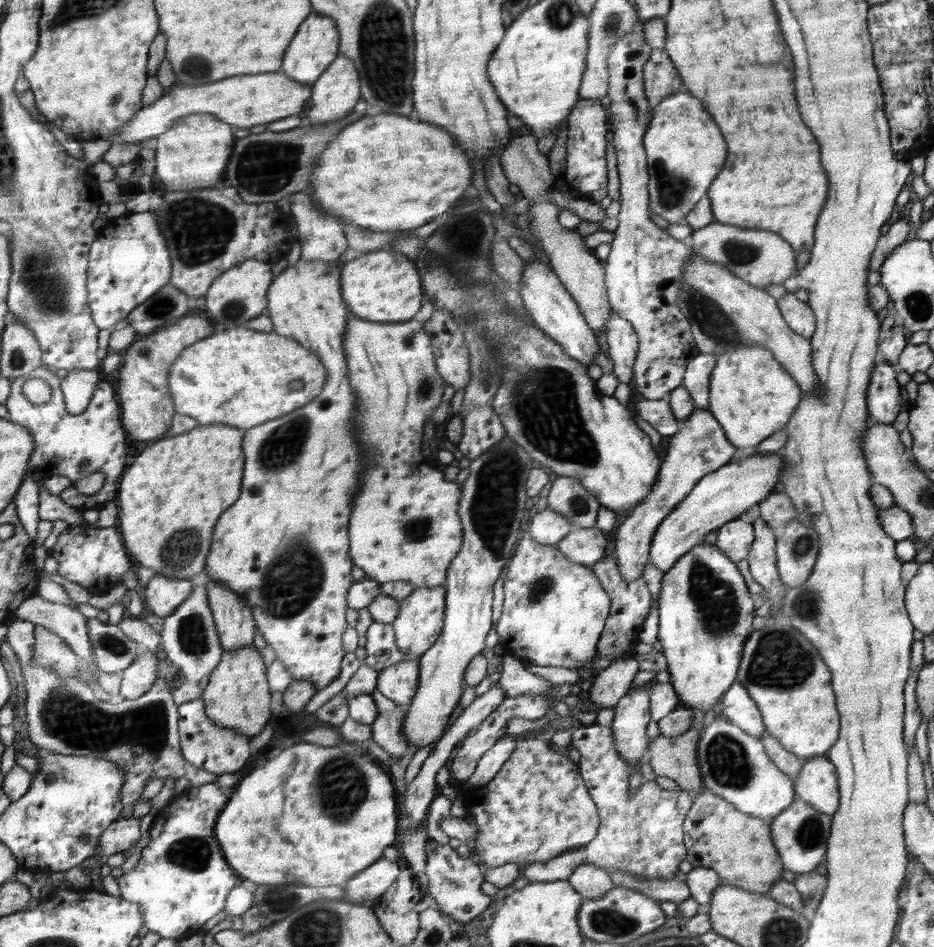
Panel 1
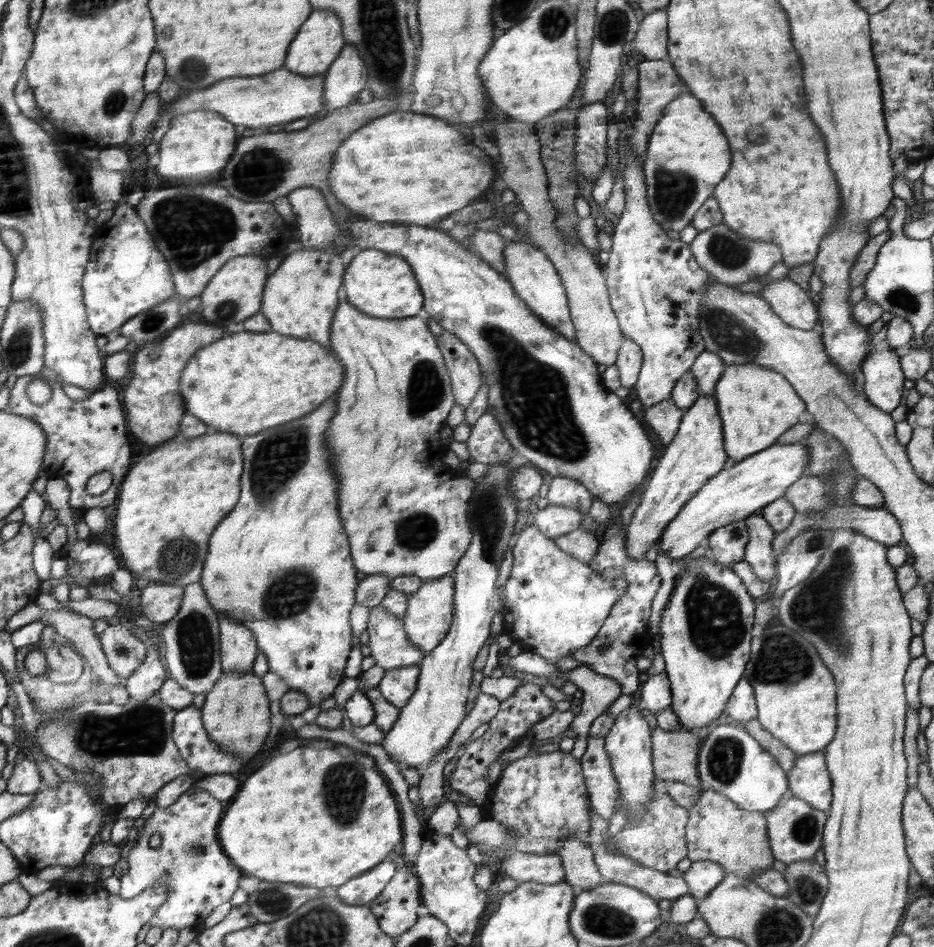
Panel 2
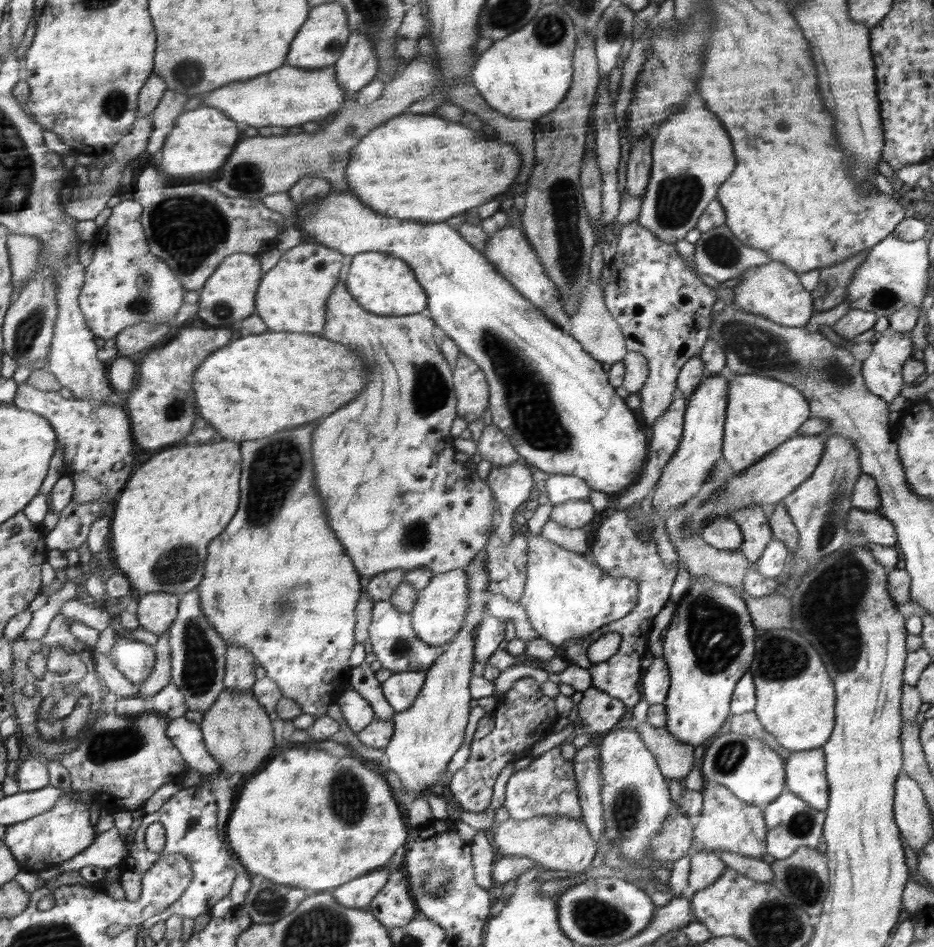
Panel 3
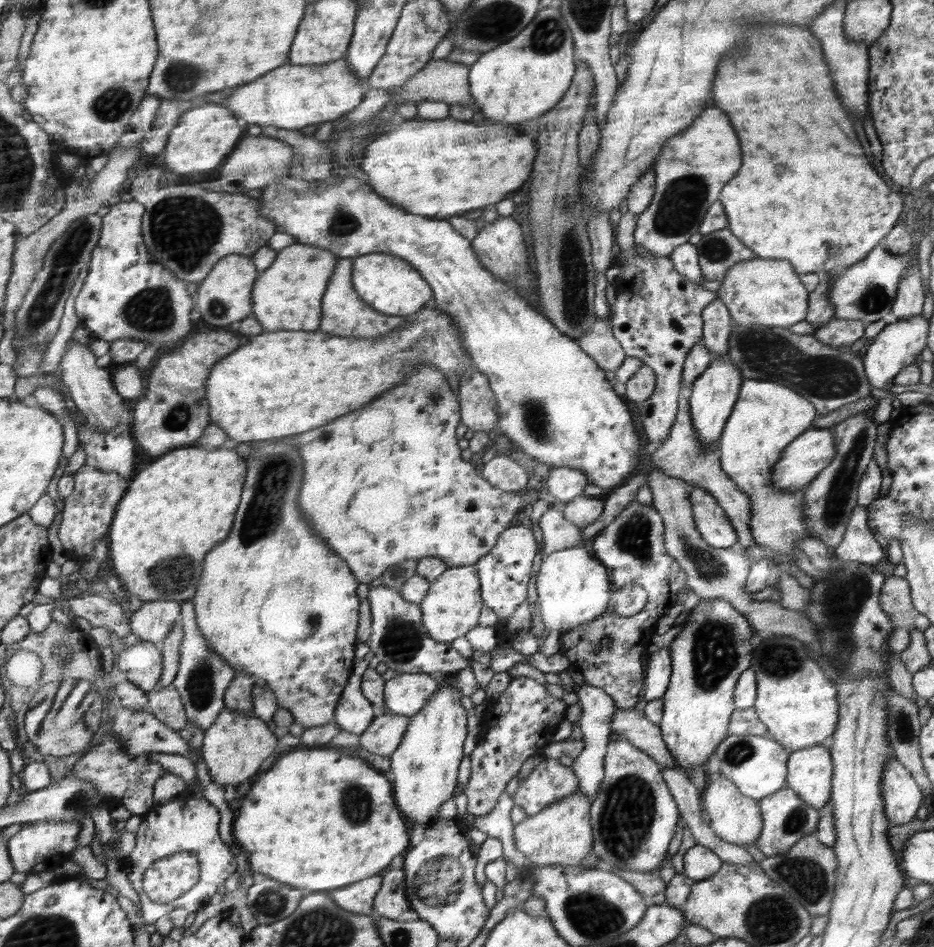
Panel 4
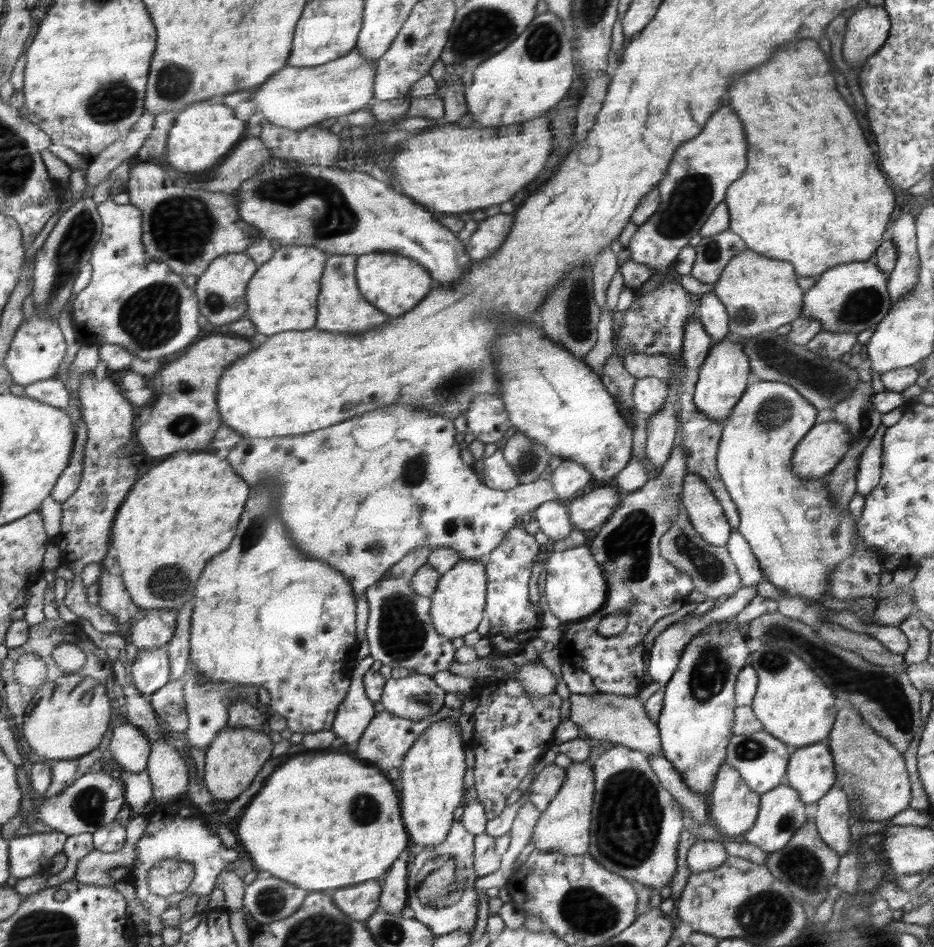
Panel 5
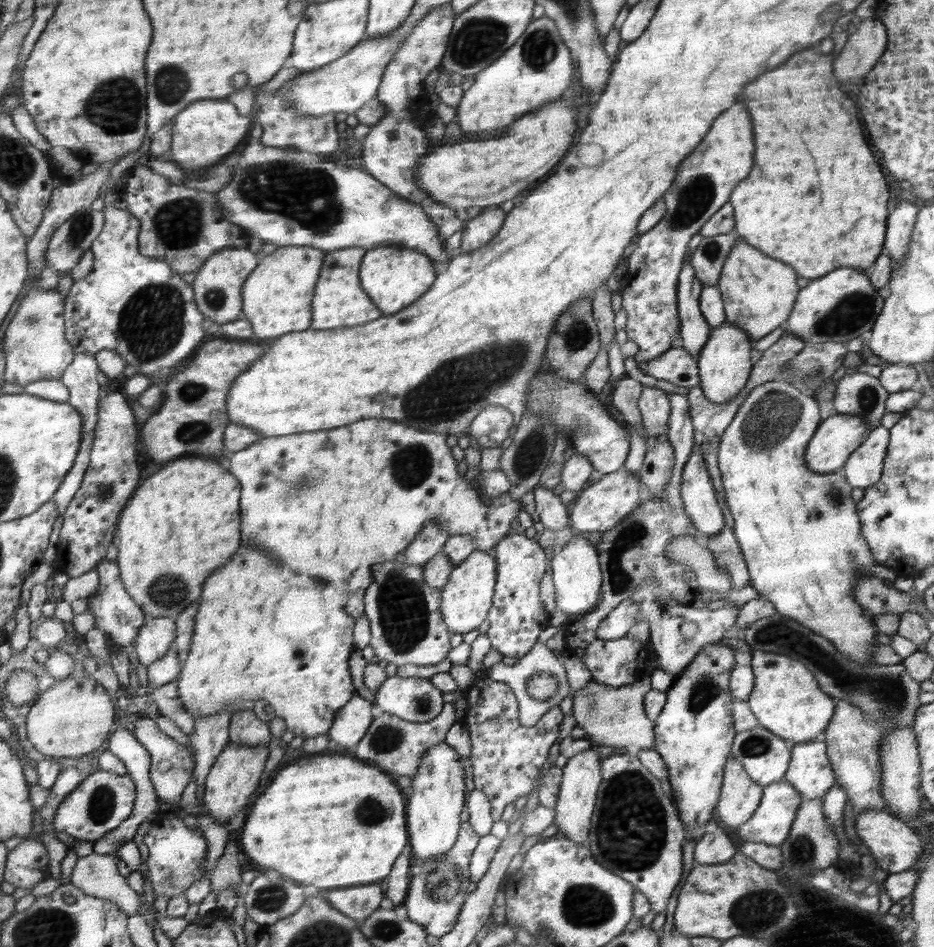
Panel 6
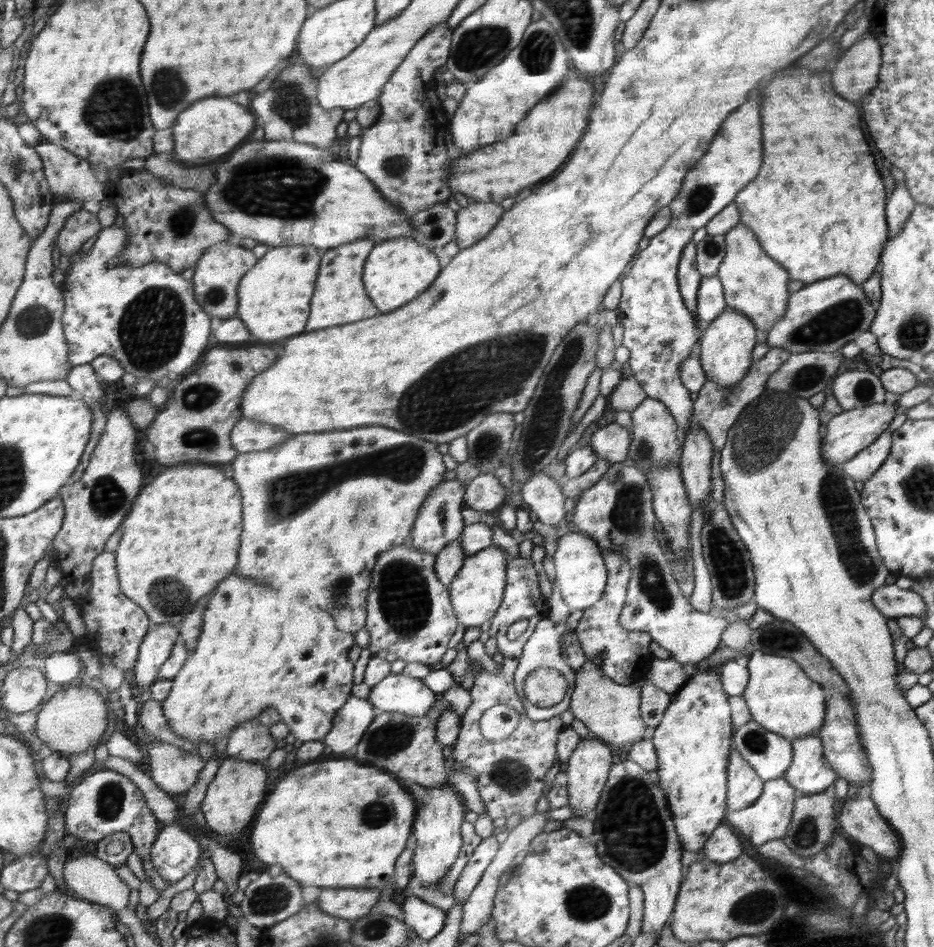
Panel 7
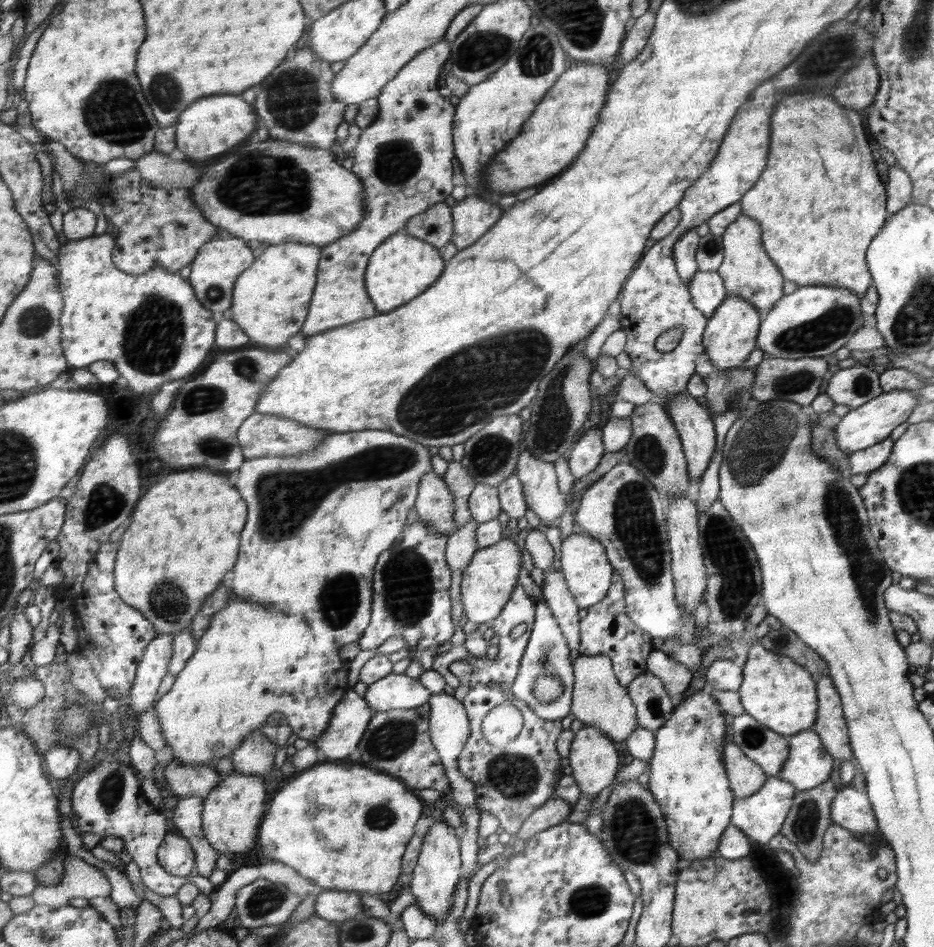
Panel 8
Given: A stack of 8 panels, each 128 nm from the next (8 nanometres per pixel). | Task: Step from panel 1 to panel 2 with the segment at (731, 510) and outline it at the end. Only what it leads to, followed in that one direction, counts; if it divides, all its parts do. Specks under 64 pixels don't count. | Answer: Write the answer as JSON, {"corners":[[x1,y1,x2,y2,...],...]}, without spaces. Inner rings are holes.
{"corners":[[800,442,796,444,778,444,769,446,749,457,736,461,731,468,722,470,714,478,706,481,704,487,682,506,681,513,666,526,661,535,662,555,667,555,678,562,698,548,704,539,724,526,743,521,770,502,785,497,785,491,794,485,800,477,805,476,806,465,810,464,810,454]]}

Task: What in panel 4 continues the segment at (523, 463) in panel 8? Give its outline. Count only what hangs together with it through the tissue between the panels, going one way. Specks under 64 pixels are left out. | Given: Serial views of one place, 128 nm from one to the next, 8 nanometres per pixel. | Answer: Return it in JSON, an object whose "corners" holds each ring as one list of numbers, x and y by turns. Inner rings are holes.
{"corners":[[550,507,540,518,539,528,544,533,544,555,584,543,579,527,566,520,560,510]]}

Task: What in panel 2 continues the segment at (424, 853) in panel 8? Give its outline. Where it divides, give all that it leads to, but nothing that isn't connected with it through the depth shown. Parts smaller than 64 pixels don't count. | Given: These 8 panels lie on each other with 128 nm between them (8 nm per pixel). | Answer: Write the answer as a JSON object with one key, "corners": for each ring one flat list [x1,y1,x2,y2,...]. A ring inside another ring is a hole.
{"corners":[[511,461,488,465,484,477,478,480,478,490,474,490,474,502,470,502,470,530,474,530,474,542,470,541,470,550,454,570,454,618,449,633,441,644,432,649,418,664,421,674,418,677,417,690,410,697,409,704,400,708,398,720,392,730,385,734,382,741,387,754,396,763,409,765,417,770,434,760,440,749,450,744,454,731,466,718,468,688,472,678,472,664,482,646,490,636,490,624,495,616,490,598,494,598,494,582,498,576,498,566,504,560,506,548,512,538,512,530,518,516,518,500,514,498,510,480,518,470]]}

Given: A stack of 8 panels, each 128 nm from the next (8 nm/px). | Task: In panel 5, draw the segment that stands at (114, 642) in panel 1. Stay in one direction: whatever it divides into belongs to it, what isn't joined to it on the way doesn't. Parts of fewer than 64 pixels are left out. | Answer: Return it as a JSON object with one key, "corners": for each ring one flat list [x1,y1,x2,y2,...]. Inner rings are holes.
{"corners":[[169,645,139,650,137,660,127,664,129,678,143,693,151,697,171,681,171,660]]}

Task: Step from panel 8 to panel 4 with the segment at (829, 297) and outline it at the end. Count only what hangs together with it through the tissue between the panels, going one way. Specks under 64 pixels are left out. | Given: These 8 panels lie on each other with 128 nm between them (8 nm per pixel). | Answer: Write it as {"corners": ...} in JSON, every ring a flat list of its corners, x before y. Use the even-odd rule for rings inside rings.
{"corners":[[878,244,857,264,847,267,844,272,836,272,836,278,832,278,830,288,830,301,834,303,834,318,858,319,864,321,864,325,884,318,897,300,899,285,904,280,906,272,910,270,910,262,912,253,892,255,886,251,884,245]]}

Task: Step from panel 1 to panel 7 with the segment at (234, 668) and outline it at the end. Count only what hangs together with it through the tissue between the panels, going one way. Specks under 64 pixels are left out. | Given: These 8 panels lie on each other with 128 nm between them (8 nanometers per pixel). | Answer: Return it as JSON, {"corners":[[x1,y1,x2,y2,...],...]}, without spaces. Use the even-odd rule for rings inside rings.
{"corners":[[228,756,203,802,202,811,208,826,221,835,232,834,233,838,242,836,242,830,250,824,258,804,264,800,264,786,266,786,264,761,244,761]]}

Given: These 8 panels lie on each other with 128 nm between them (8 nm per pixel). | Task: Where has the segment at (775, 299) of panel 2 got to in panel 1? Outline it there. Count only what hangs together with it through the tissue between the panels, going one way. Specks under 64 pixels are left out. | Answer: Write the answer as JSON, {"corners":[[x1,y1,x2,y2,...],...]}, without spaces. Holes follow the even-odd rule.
{"corners":[[786,292,786,296,777,300,781,313,790,330,802,338,810,338,814,332,814,312,809,303,800,302,794,294]]}

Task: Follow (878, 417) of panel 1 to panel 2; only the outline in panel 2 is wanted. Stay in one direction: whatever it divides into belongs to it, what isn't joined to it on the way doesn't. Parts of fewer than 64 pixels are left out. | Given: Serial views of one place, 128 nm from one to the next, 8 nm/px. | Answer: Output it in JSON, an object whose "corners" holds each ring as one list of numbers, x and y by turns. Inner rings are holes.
{"corners":[[885,343,874,348,874,352,870,354,870,360,866,358,862,362,862,373,864,373,862,393,867,398,870,404,874,404,878,410,882,412,892,412,900,400,902,400,902,382,907,378,904,378,905,374,902,374,902,368,900,368,900,362,898,362,898,356,896,356,896,350,890,348]]}

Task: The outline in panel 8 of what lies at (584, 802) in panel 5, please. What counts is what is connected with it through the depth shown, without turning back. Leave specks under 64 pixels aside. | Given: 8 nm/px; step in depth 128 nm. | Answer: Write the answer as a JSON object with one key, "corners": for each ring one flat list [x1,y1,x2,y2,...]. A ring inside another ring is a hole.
{"corners":[[590,724,584,725,574,734,570,754,567,757,570,760,570,768,574,771,572,777,580,788,580,794,586,798,594,798,594,796,601,798,606,786,612,785,614,778,617,778,618,754,614,750,612,742,608,740,608,736,604,732,590,726]]}

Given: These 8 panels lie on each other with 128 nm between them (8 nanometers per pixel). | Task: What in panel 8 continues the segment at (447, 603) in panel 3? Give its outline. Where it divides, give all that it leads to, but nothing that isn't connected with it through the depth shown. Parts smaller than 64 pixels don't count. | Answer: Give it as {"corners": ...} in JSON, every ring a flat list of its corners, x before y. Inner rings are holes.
{"corners":[[506,534,496,545,477,550,472,561,462,572,460,592,462,594,463,614,469,622,490,624,495,619,518,584,519,569,522,566,522,552,512,539,512,534]]}

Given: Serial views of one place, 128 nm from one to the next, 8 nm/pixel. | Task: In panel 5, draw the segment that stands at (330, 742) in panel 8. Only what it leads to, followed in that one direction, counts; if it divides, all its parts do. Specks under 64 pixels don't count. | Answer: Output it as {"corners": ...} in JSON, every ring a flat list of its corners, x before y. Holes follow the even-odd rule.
{"corners":[[370,655,358,661,358,669,354,670,353,684,350,685,350,694,346,693,346,706,337,710,338,722,334,722,332,729,336,737,343,738,345,744,356,744,361,740,362,733,378,713,378,706,366,694,363,682,363,676,372,662,374,658]]}

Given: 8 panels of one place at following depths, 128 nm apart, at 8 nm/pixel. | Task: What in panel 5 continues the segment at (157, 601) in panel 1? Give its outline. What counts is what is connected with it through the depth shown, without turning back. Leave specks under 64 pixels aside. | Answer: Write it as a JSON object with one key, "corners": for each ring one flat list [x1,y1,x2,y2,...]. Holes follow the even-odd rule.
{"corners":[[147,609,143,620,132,628,132,642,139,650,170,644,177,634,179,609]]}

